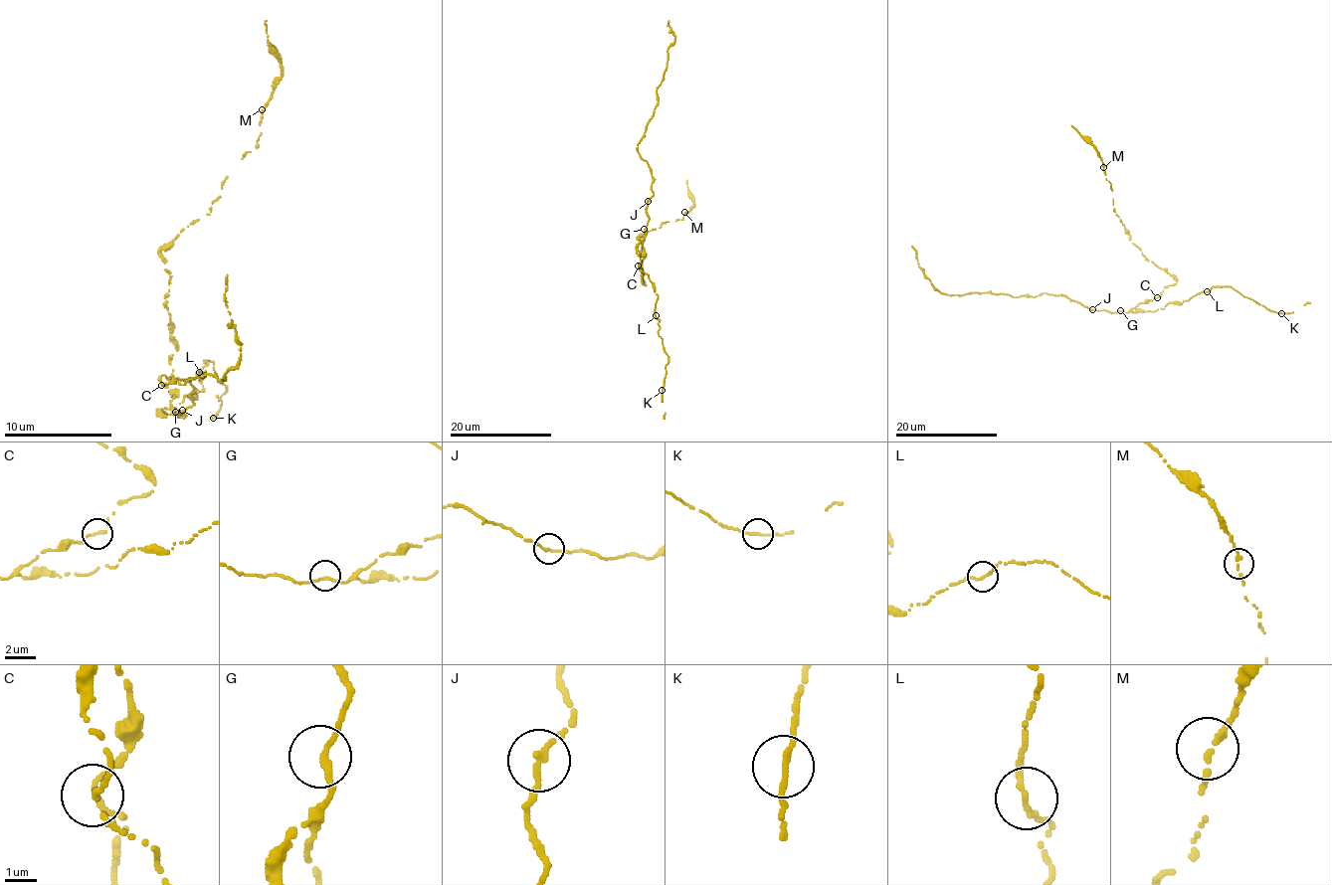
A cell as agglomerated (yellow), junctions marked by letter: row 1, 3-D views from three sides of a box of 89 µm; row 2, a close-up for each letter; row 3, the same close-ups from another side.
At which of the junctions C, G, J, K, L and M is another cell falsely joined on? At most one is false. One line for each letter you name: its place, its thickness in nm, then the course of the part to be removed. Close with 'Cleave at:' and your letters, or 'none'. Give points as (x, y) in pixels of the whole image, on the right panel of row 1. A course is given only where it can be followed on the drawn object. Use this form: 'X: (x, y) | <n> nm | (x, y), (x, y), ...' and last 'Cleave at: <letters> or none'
Cleave at: none

